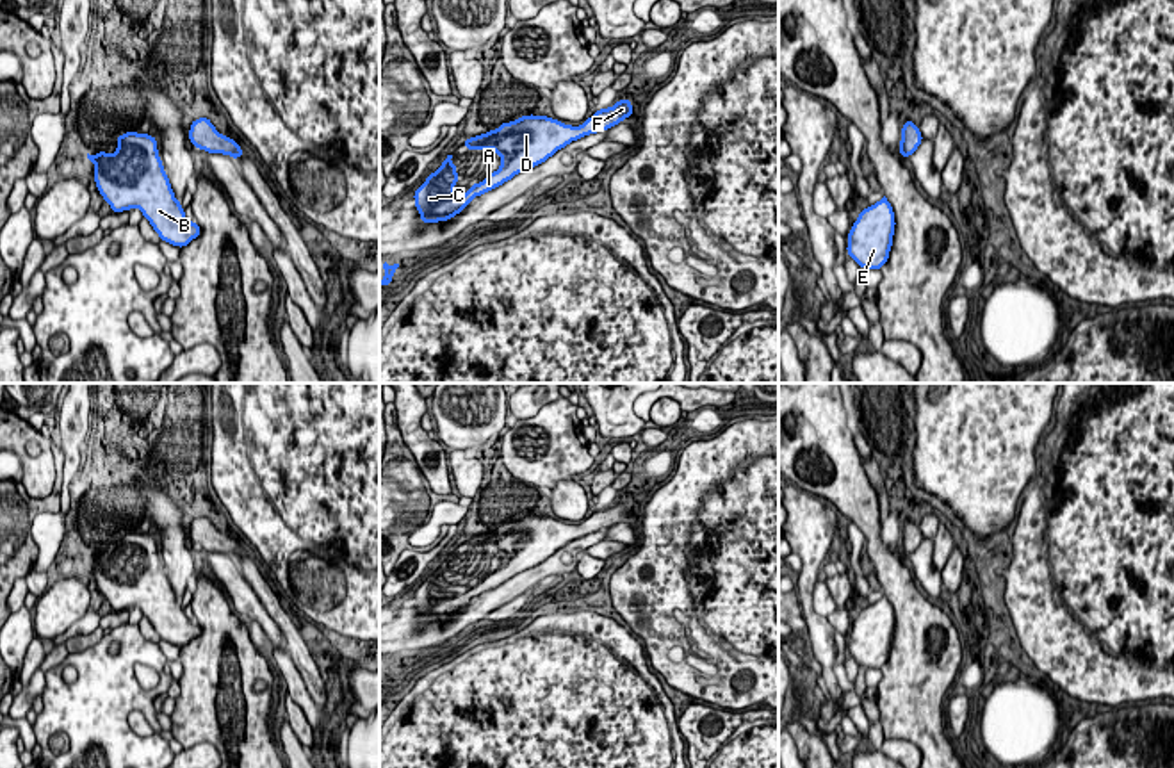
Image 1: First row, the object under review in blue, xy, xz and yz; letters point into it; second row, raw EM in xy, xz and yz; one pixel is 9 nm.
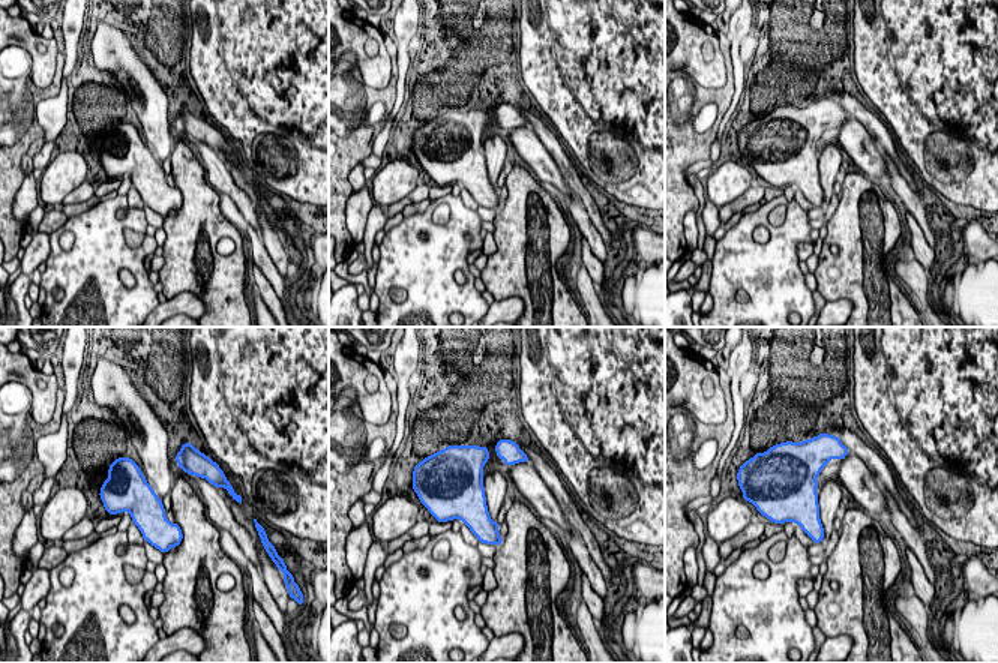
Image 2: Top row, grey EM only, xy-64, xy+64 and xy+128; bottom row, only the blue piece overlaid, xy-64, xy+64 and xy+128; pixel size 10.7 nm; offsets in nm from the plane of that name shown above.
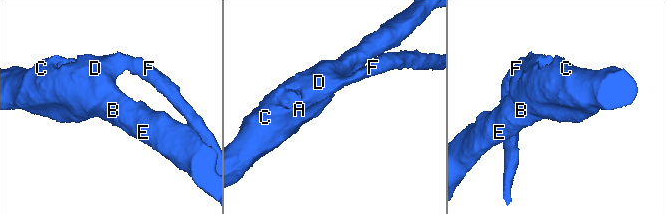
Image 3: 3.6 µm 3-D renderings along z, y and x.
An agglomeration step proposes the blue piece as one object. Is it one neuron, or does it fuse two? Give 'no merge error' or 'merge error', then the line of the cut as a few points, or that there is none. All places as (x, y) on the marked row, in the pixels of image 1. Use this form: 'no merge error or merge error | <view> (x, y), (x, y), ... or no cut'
no merge error | no cut

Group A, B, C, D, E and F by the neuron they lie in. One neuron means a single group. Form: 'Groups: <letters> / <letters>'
Groups: A B C D E F

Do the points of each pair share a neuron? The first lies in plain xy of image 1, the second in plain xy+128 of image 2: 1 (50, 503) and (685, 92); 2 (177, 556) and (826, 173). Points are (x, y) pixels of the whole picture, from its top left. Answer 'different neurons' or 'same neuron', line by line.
1: same neuron
2: same neuron

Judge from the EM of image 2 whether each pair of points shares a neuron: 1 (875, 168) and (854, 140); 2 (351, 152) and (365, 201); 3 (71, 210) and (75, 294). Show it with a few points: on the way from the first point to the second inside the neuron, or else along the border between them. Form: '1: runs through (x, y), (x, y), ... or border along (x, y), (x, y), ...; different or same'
1: runs through (871, 161), (860, 147); same
2: border along (354, 191), (347, 201), (345, 225); different
3: border along (93, 204), (68, 218); different

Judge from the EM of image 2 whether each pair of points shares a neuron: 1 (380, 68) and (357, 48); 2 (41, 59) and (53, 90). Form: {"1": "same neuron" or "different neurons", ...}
{"1": "same neuron", "2": "different neurons"}

